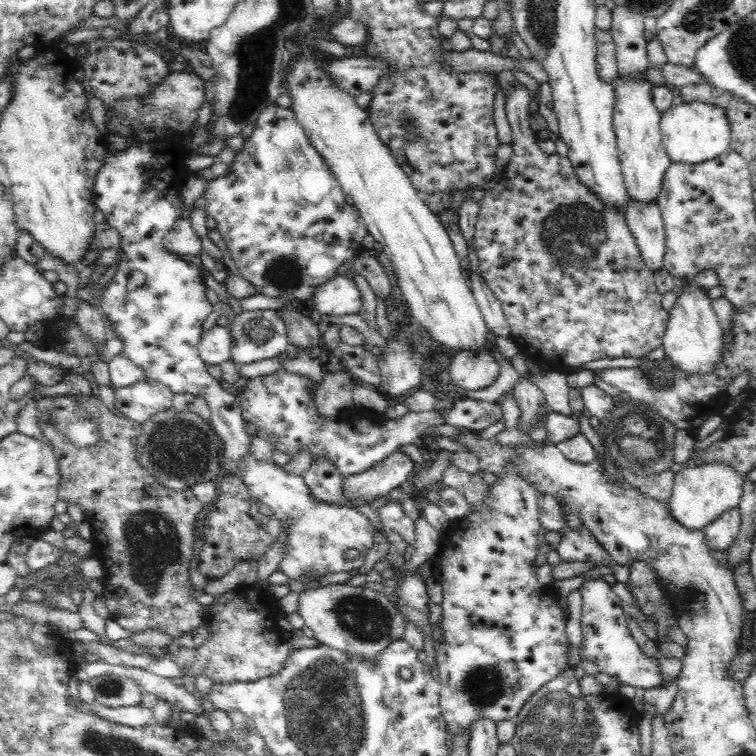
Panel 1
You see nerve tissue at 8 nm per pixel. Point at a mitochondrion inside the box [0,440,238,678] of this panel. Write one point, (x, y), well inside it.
(153, 543)

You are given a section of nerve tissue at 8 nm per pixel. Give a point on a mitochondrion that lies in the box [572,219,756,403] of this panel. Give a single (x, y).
(658, 377)

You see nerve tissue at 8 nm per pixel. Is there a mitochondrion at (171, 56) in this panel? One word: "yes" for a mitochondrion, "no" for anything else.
no

